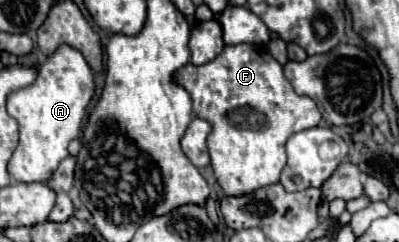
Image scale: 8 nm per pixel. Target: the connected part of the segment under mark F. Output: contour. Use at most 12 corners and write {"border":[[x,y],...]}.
{"border":[[264,44],[174,78],[212,124],[228,196],[280,182],[286,140],[322,120]]}

